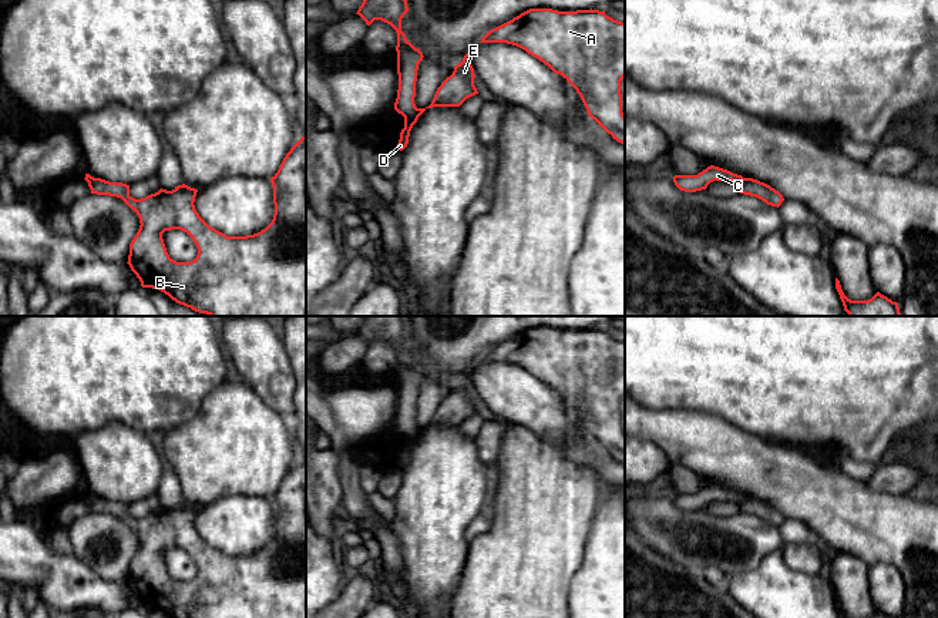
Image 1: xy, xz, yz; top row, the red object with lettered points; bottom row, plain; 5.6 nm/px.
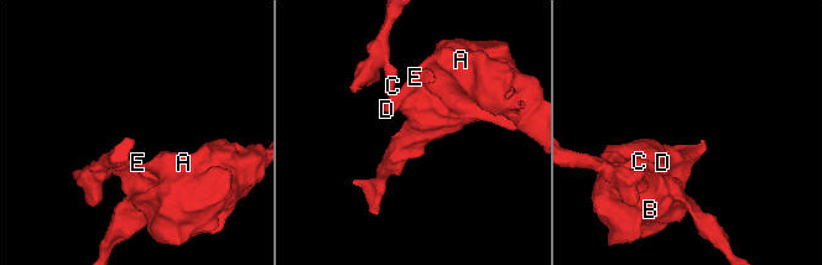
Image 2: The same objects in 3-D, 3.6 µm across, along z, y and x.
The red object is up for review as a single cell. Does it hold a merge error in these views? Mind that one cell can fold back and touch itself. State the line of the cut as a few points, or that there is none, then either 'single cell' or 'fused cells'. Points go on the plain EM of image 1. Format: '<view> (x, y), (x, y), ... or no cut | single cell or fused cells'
xz (417, 427), (404, 437) | fused cells

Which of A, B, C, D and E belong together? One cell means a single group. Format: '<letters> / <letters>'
A B D E / C

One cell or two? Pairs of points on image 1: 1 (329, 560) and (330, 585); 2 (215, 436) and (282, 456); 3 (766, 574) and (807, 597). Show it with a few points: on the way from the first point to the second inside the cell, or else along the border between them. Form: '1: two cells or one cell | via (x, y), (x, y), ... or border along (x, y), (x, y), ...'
1: one cell | via (329, 566), (329, 580)
2: one cell | via (232, 444), (265, 450)
3: one cell | via (776, 584), (789, 597), (797, 597)

